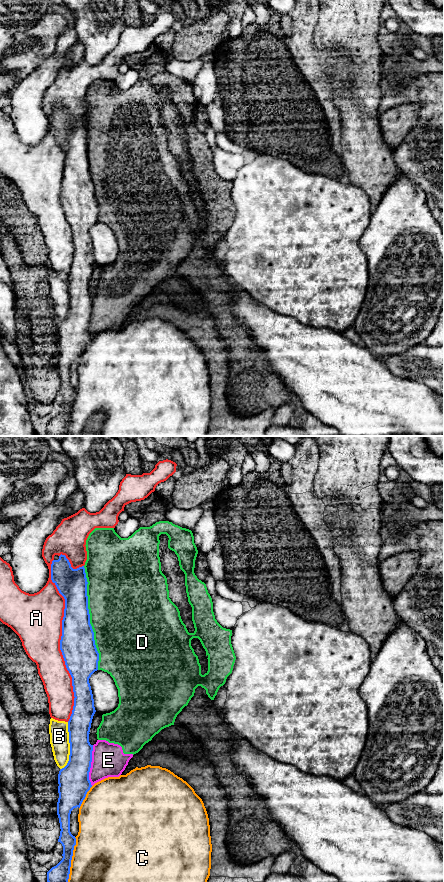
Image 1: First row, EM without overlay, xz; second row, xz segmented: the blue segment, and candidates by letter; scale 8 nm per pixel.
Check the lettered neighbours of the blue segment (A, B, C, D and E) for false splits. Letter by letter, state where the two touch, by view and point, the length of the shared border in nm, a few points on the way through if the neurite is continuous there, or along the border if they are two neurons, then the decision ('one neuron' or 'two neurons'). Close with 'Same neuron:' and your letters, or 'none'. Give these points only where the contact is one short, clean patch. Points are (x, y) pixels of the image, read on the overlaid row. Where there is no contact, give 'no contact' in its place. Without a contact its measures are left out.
A: xz (60, 640) | 1300 nm | two neurons
B: xz (70, 746) | 380 nm | two neurons
C: xz (71, 859) | 360 nm | two neurons
D: xz (89, 618) | 850 nm | two neurons
E: xz (90, 765) | 320 nm | along xz (93, 745), (89, 772), (91, 785) | two neurons
Same neuron: none

